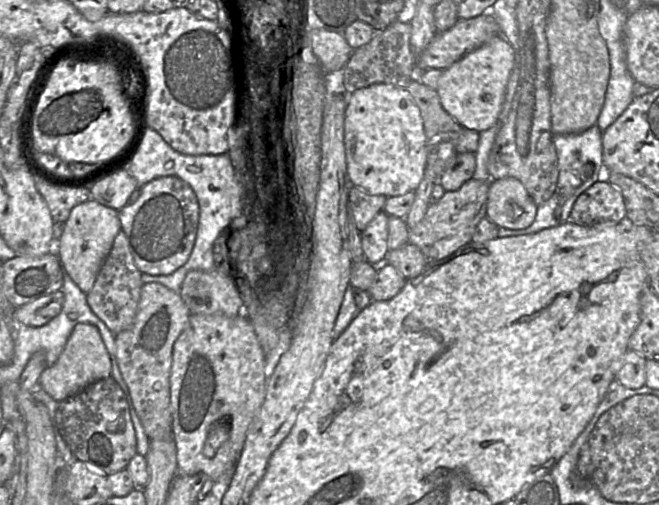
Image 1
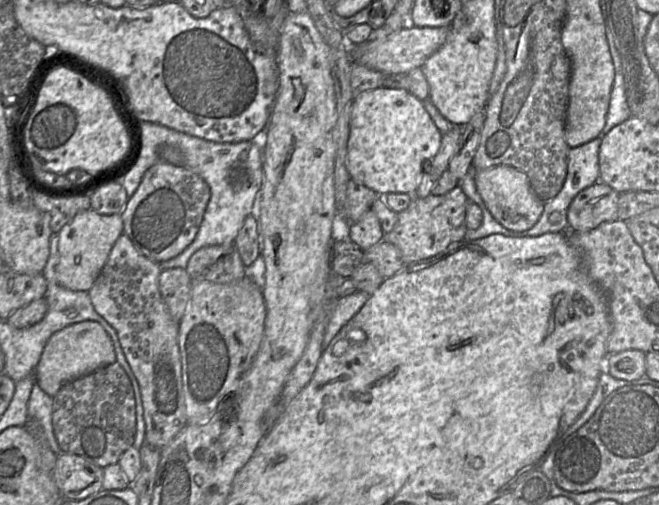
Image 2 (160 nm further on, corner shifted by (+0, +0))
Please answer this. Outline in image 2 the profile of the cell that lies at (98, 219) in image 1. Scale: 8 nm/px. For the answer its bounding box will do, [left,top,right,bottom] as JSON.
[55,208,123,292]

